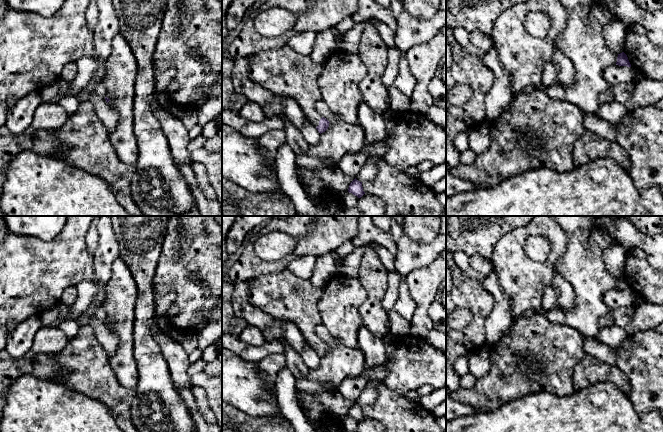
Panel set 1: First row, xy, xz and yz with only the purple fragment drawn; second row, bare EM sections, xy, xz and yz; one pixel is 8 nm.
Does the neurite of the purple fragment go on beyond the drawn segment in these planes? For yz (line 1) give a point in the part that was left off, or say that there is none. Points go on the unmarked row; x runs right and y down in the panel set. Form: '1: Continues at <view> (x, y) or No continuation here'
1: No continuation here

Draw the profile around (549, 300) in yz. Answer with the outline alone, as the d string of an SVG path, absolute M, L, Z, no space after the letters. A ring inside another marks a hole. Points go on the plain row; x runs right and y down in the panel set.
M552 284L547 285L544 290L542 304L540 307L536 308L536 313L539 315L546 315L547 312L557 304L557 297Z

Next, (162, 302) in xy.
M171 290L166 294L160 295L155 293L155 314L157 317L164 315L169 306L174 302L176 293Z

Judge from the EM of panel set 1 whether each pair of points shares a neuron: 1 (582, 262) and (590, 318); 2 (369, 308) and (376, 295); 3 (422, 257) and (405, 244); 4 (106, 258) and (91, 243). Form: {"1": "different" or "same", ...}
{"1": "same", "2": "same", "3": "same", "4": "different"}

